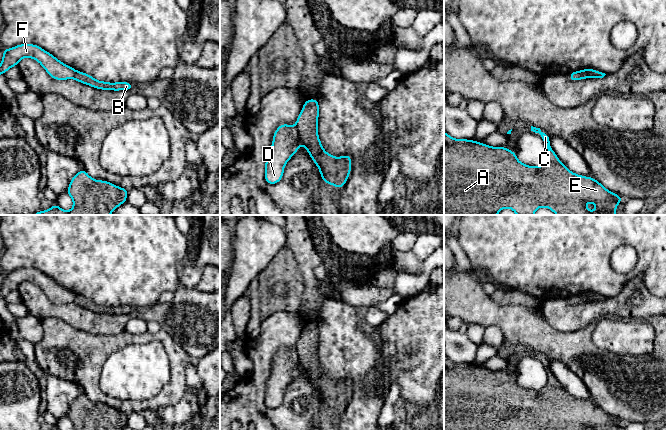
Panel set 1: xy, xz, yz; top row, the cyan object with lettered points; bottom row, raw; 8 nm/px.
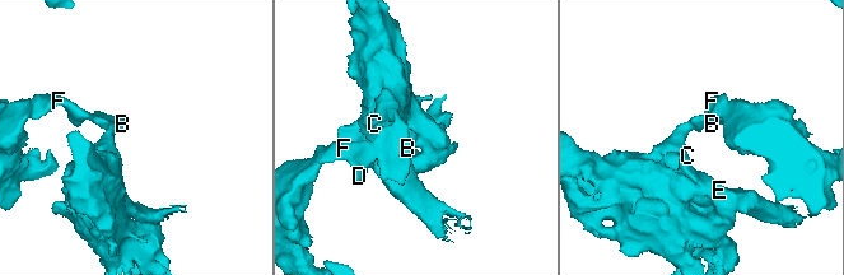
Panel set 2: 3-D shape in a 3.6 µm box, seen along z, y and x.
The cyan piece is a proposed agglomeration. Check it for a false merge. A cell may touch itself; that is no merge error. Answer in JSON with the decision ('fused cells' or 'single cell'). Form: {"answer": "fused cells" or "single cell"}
{"answer": "fused cells"}

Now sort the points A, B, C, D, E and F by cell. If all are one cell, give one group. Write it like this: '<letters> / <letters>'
A B C E / D F

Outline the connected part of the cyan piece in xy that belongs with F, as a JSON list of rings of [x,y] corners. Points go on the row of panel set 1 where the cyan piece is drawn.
[[[20,44],[9,49],[3,49],[3,58],[0,65],[0,74],[5,74],[11,67],[17,66],[22,58],[32,58],[38,61],[55,80],[74,79],[76,70],[64,64],[35,44]]]

